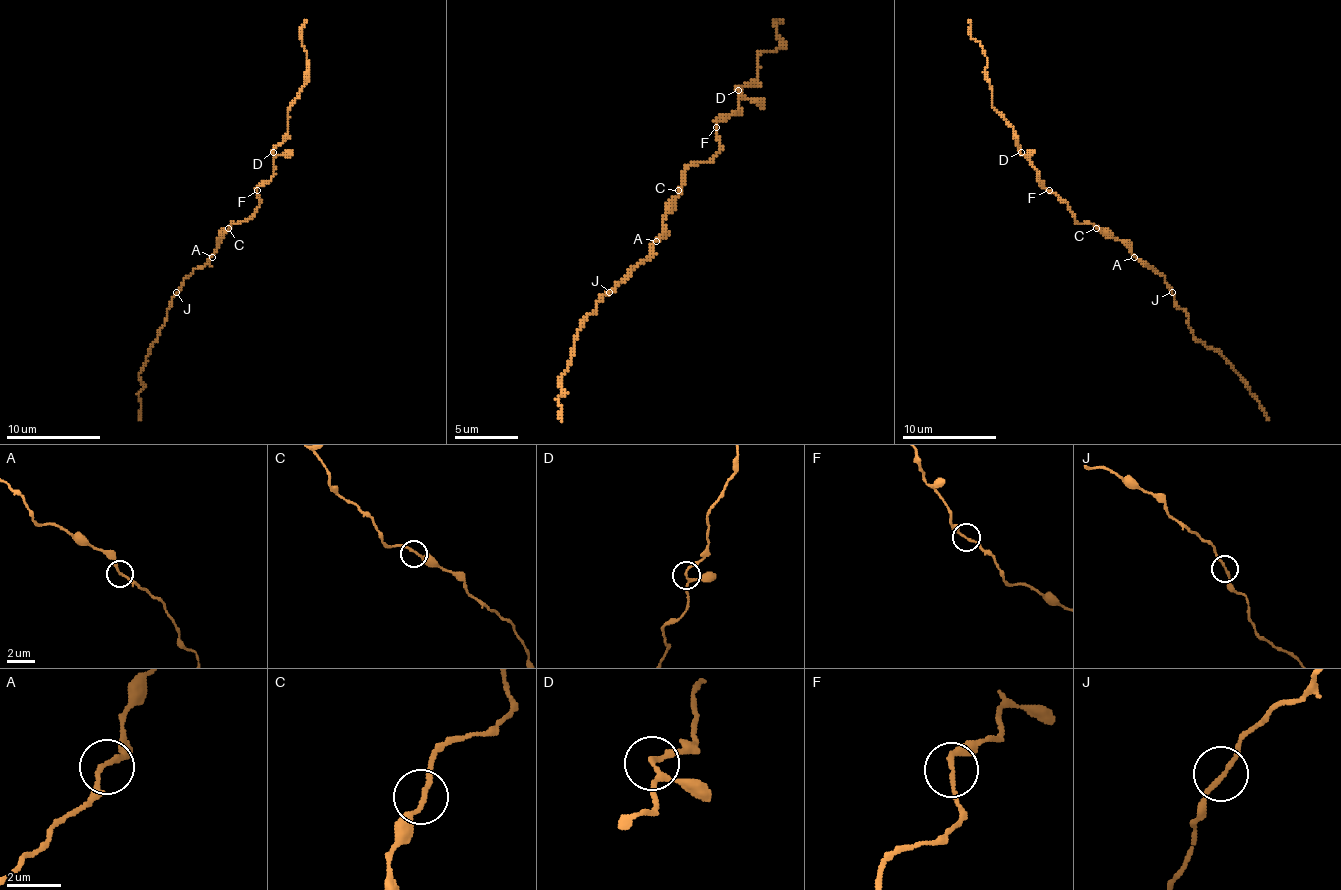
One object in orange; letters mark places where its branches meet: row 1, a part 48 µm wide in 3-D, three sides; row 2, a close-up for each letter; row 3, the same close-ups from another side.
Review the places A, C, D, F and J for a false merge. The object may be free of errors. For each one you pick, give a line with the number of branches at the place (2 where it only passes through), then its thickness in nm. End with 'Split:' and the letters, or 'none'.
Split: none

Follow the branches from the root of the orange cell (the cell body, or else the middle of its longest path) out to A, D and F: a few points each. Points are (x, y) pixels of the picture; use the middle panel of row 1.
A: (682, 190), (675, 206), (663, 222), (663, 235), (656, 241)
D: (682, 190), (685, 171), (691, 165), (707, 162), (720, 153), (716, 124), (738, 111), (738, 89)
F: (682, 190), (685, 171), (691, 165), (707, 162), (720, 153), (716, 127)

